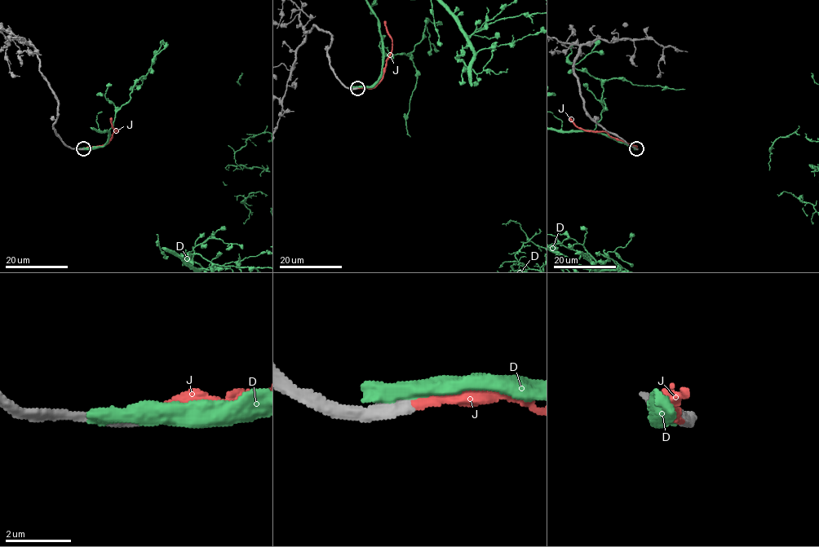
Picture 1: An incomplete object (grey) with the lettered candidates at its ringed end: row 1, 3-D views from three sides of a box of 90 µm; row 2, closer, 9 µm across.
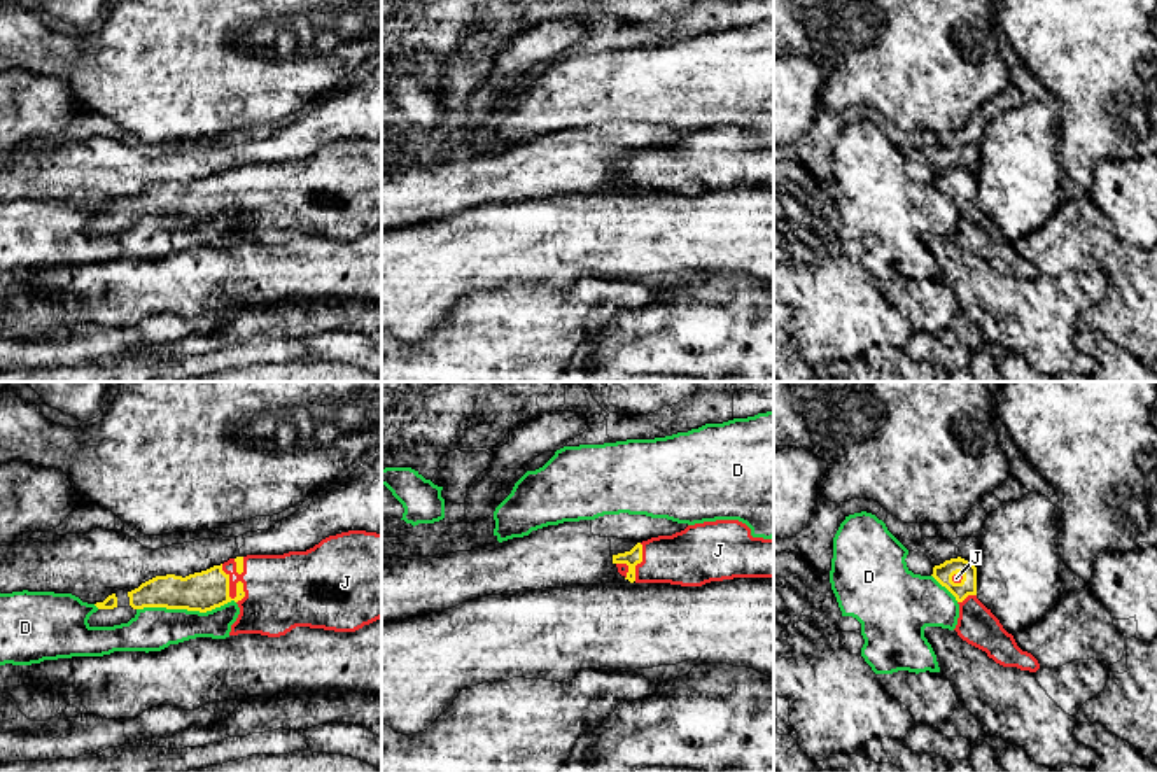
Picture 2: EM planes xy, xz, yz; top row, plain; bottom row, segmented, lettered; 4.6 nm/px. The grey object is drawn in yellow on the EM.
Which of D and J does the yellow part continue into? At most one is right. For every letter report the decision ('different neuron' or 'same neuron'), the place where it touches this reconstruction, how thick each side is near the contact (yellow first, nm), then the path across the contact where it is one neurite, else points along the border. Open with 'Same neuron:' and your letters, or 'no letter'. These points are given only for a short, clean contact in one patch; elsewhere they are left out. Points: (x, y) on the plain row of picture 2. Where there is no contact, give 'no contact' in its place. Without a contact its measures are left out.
Same neuron: J
D: different neuron; meets yellow in xy at (186, 216); 180 nm thick on the yellow side, 200 nm on the other
J: same neuron; meets yellow in xy at (237, 203); 180 nm thick on the yellow side, 340 nm on the other

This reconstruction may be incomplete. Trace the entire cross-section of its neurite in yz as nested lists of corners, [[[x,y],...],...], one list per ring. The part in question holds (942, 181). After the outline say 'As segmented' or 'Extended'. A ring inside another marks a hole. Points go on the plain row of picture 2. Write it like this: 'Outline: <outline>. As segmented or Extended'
Outline: [[[961,165],[945,168],[933,175],[931,182],[945,194],[959,212],[956,233],[957,243],[968,252],[982,257],[1003,275],[1036,280],[1038,268],[1022,259],[1013,243],[1008,242],[999,228],[977,207],[977,175]]]. Extended

